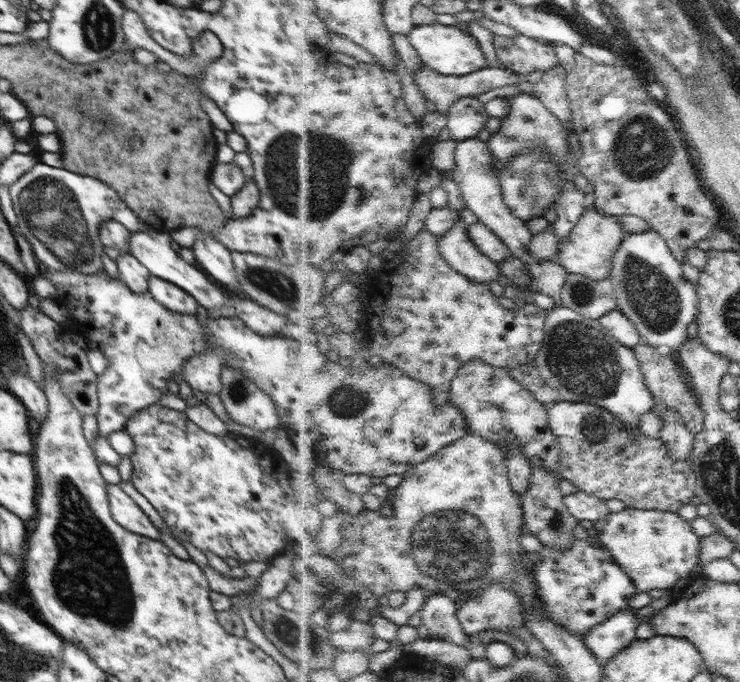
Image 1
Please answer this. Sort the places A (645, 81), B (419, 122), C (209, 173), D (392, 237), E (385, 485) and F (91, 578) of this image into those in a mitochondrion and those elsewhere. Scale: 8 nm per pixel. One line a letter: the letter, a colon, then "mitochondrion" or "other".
A: other
B: other
C: other
D: other
E: other
F: mitochondrion

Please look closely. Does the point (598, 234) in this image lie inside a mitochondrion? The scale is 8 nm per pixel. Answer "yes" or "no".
no

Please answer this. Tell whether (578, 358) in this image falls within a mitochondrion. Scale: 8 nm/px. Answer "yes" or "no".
yes

